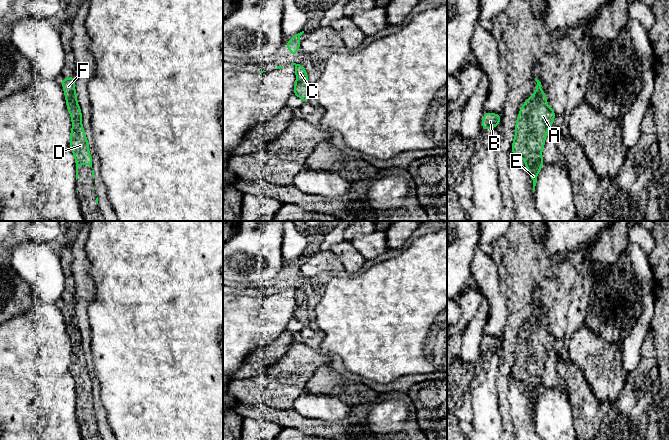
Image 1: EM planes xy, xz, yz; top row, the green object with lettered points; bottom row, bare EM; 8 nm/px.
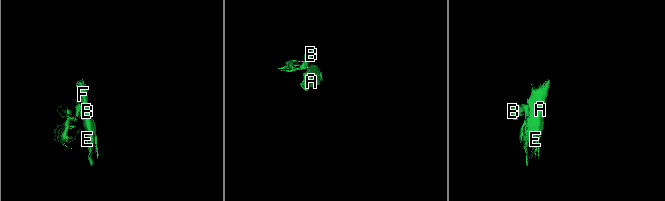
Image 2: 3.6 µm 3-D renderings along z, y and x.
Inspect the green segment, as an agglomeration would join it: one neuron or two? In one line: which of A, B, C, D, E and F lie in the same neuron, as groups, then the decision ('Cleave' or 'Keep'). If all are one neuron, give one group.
Groups: A B C D E F. Keep

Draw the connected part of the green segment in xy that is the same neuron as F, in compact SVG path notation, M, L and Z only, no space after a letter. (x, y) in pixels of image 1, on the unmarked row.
M75 300L61 302L62 312L65 317L66 330L72 344L72 353L70 357L70 374L75 382L76 404L78 403L78 391L87 388L92 392L92 380L89 376L89 365L82 349L82 335L77 325L75 315Z

